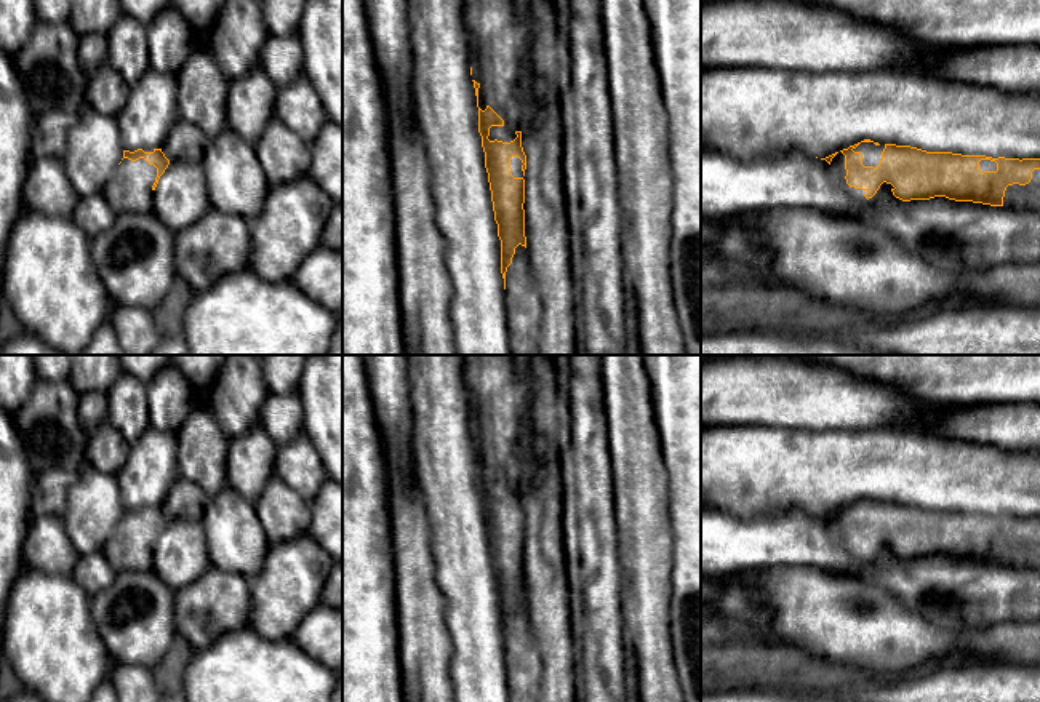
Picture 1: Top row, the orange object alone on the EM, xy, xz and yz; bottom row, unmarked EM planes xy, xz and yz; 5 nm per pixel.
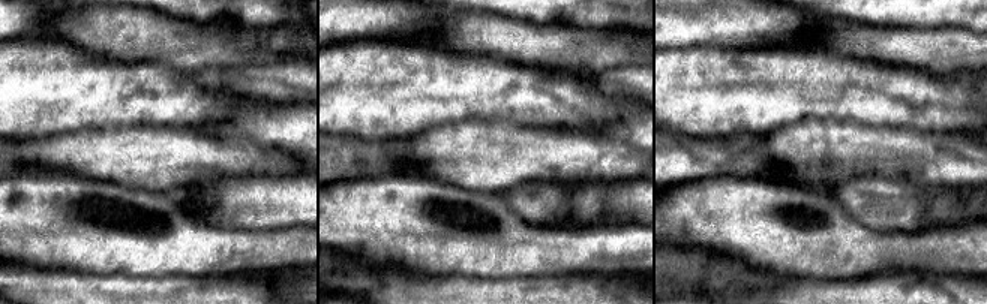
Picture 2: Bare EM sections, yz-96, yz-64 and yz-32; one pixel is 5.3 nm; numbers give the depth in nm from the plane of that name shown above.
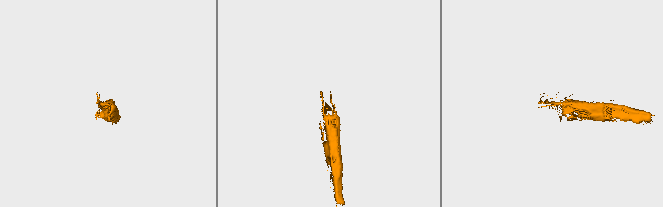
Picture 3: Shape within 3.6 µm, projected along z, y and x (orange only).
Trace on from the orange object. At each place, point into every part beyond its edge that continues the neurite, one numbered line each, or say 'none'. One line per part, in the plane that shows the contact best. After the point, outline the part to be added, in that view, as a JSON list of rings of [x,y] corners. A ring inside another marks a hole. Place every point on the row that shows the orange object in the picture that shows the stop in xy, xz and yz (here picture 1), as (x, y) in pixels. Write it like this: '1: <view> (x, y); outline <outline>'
1: xz (445, 111); outline [[[406,0],[413,118],[424,139],[451,278],[456,355],[512,355],[464,0]]]

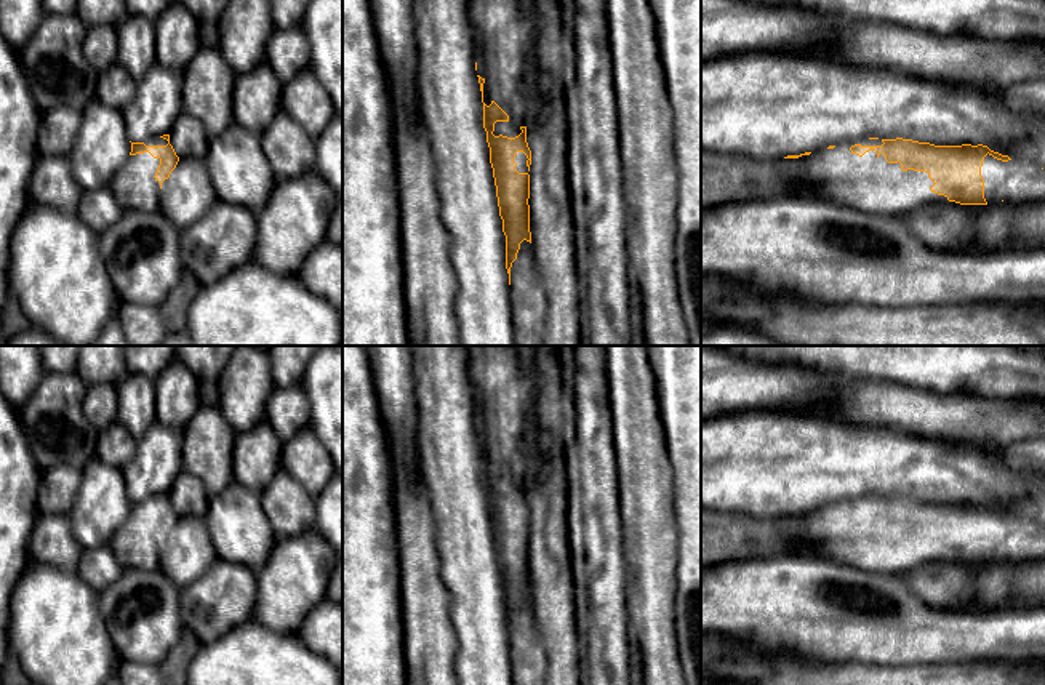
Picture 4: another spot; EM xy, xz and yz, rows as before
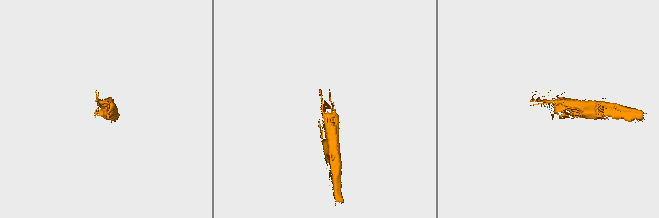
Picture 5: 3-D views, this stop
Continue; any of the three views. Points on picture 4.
1: xz (450, 106); outline [[[411,0],[418,114],[429,134],[456,274],[461,346],[515,346],[506,235],[499,216],[469,0]]]

